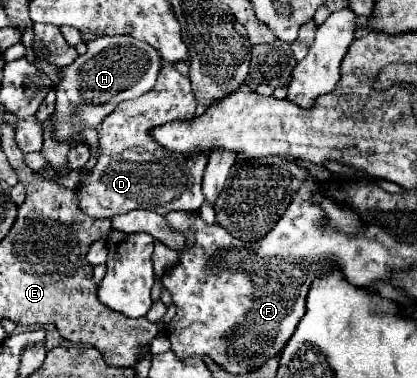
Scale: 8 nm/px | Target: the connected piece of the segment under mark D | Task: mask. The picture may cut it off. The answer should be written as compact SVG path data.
M162 64L154 88L134 100L126 100L112 114L108 114L98 132L98 160L90 170L80 170L80 184L76 188L78 206L92 218L112 218L128 210L154 210L158 214L168 212L192 212L204 202L202 176L208 164L208 156L176 156L160 148L148 132L172 120L194 118L194 94L190 80L176 72L172 64Z

